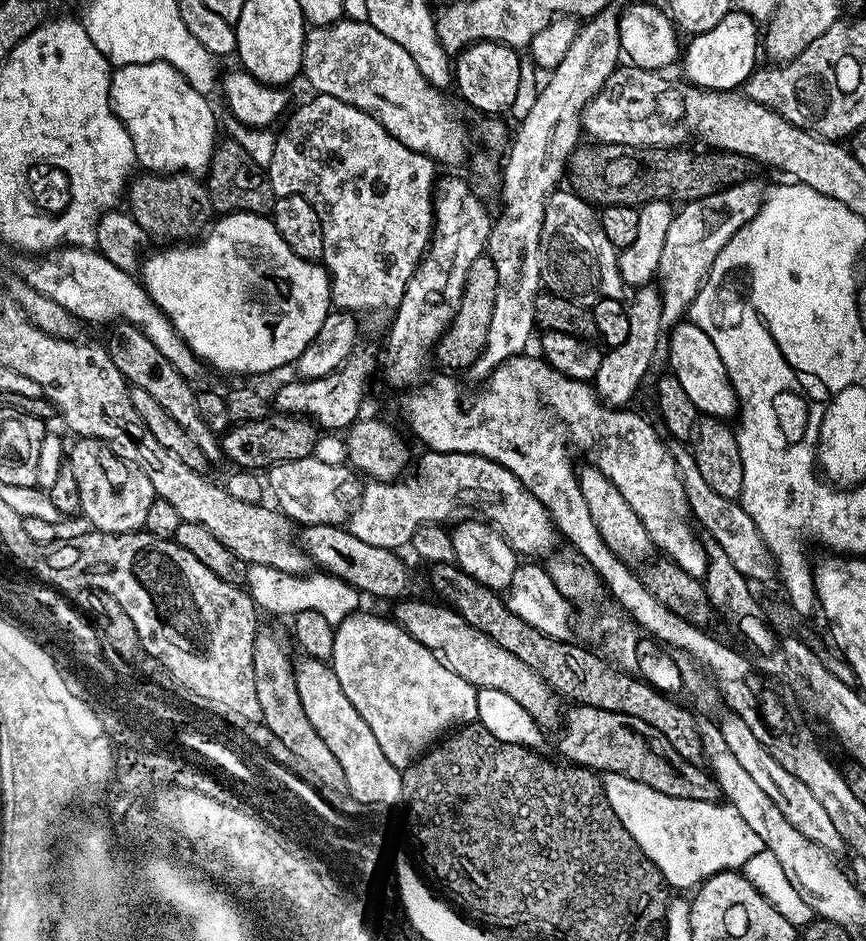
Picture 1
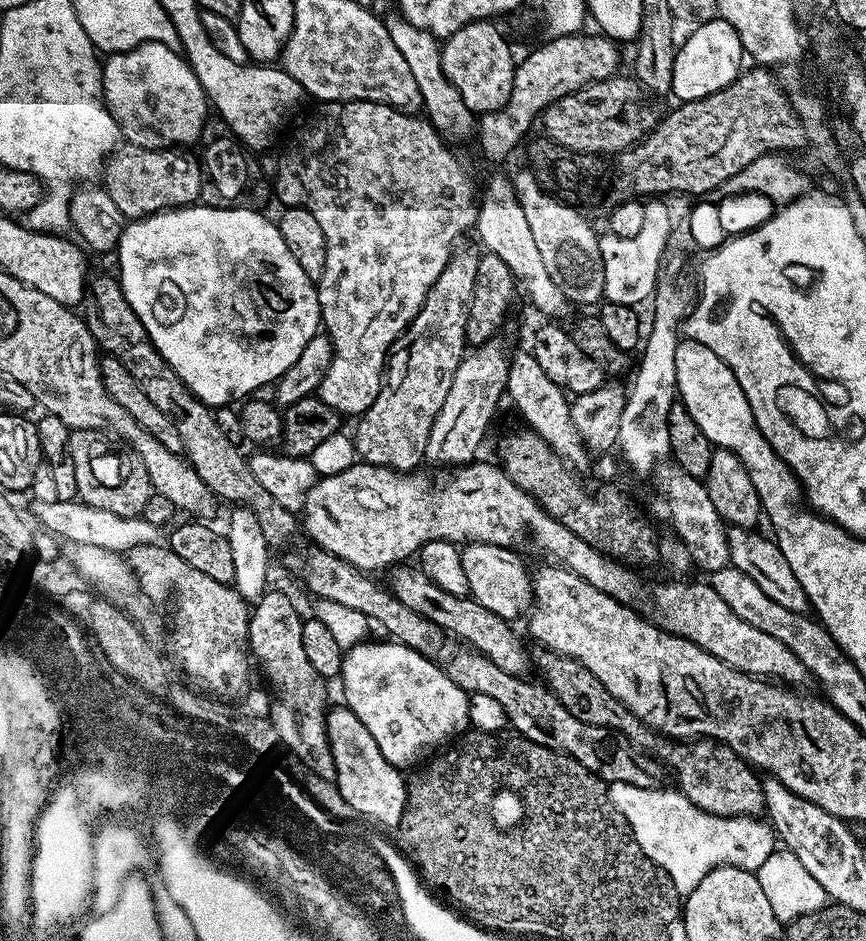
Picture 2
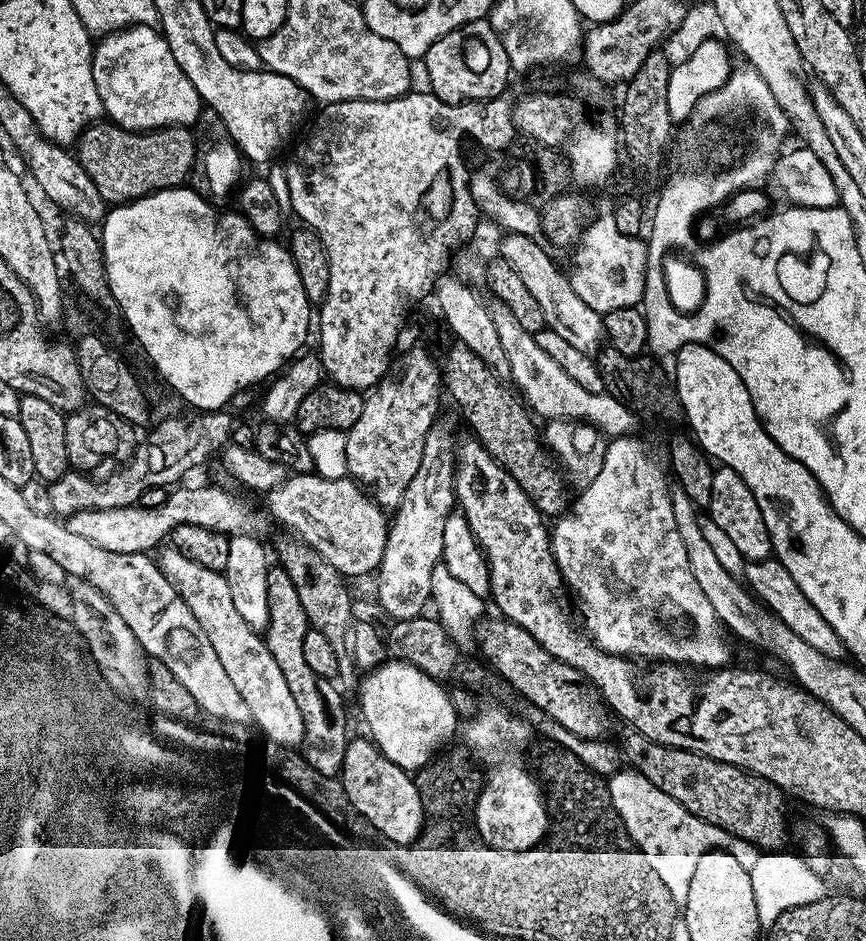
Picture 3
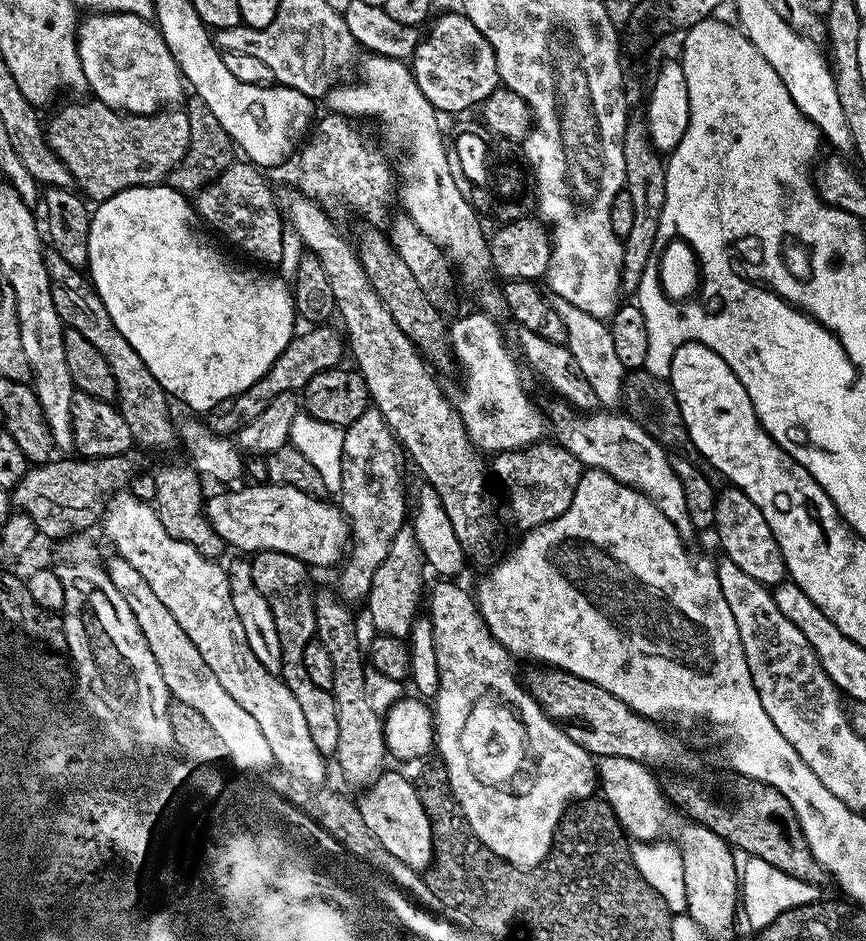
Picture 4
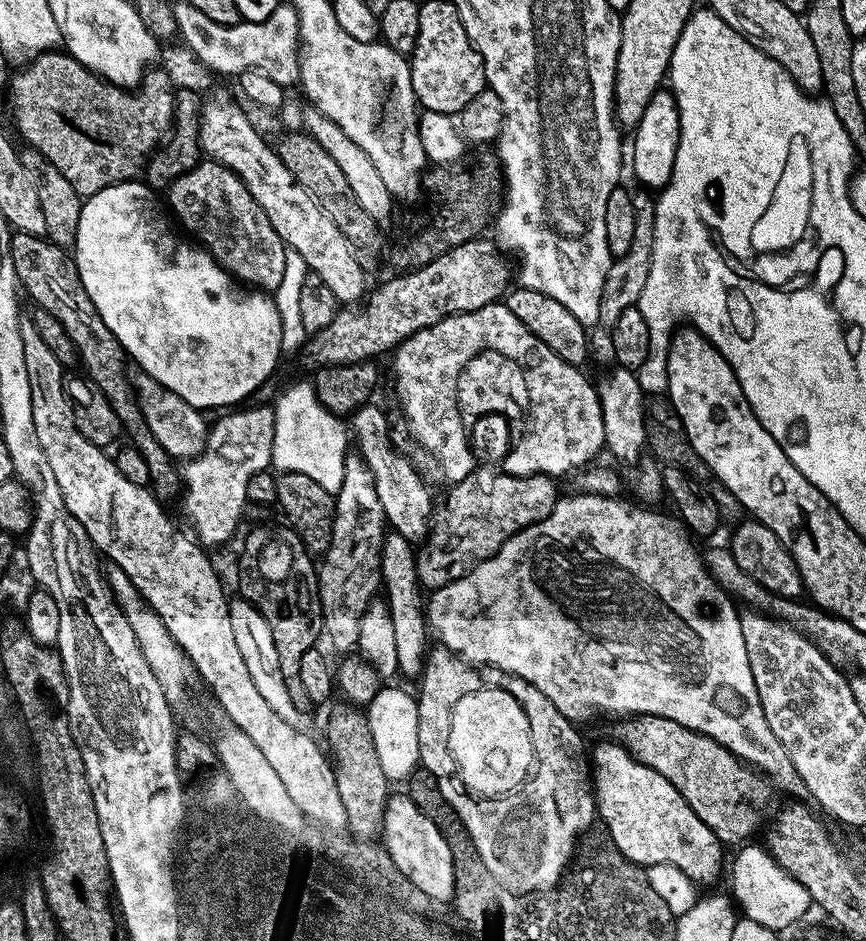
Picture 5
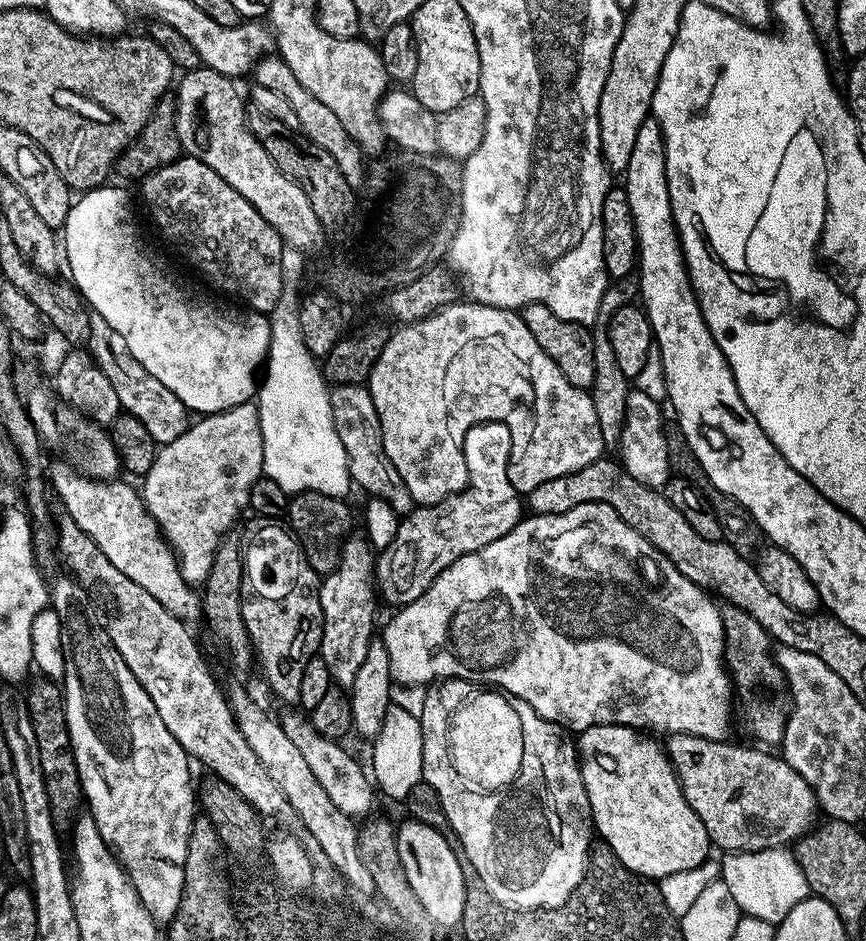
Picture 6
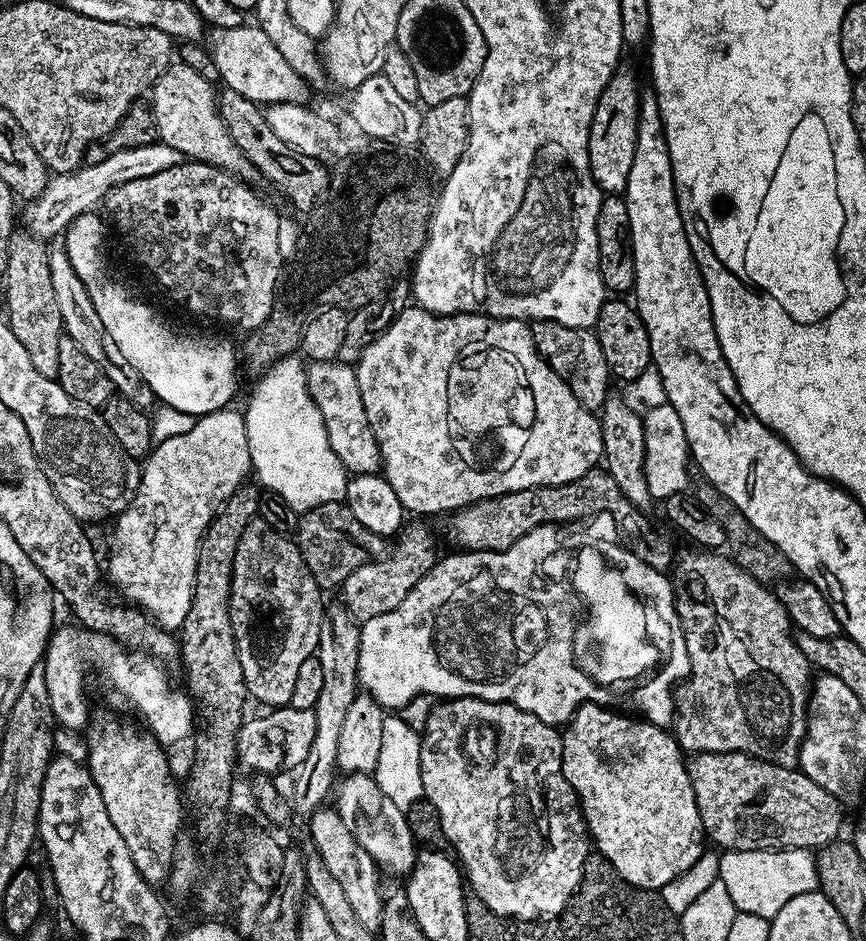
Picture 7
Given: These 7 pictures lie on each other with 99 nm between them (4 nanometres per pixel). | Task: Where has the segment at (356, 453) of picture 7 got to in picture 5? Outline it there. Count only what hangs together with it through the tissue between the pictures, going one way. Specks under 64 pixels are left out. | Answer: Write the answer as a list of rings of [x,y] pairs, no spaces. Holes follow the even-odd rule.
[[[376,402],[364,404],[351,414],[350,432],[354,437],[355,447],[356,444],[360,447],[357,448],[358,455],[363,458],[365,466],[372,472],[387,527],[391,531],[404,535],[408,541],[423,541],[434,520],[432,496],[427,488],[429,485],[410,461],[396,453],[396,448],[392,445],[392,432],[388,429],[387,414],[376,405]]]

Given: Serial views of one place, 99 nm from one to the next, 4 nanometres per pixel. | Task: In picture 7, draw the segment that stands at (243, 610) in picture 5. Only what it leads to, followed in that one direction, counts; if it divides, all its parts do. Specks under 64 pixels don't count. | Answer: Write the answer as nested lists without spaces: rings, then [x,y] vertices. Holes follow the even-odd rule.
[[[349,773],[342,779],[336,788],[335,807],[350,834],[370,854],[379,869],[392,874],[409,875],[416,865],[418,842],[413,838],[405,809],[394,805],[369,773]]]

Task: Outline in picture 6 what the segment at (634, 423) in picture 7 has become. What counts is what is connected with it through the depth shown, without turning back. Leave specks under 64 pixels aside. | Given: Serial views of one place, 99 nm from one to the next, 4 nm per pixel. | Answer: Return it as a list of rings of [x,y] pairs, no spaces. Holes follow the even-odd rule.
[[[635,279],[612,280],[608,289],[602,294],[598,318],[592,332],[592,341],[594,342],[594,382],[590,389],[590,395],[594,402],[594,414],[598,414],[598,426],[604,439],[604,447],[608,450],[615,449],[620,443],[620,435],[624,429],[626,402],[630,391],[630,377],[622,374],[619,363],[614,359],[614,349],[610,347],[608,323],[614,314],[618,314],[618,310],[622,310],[622,306],[633,303],[637,296],[638,284]]]

